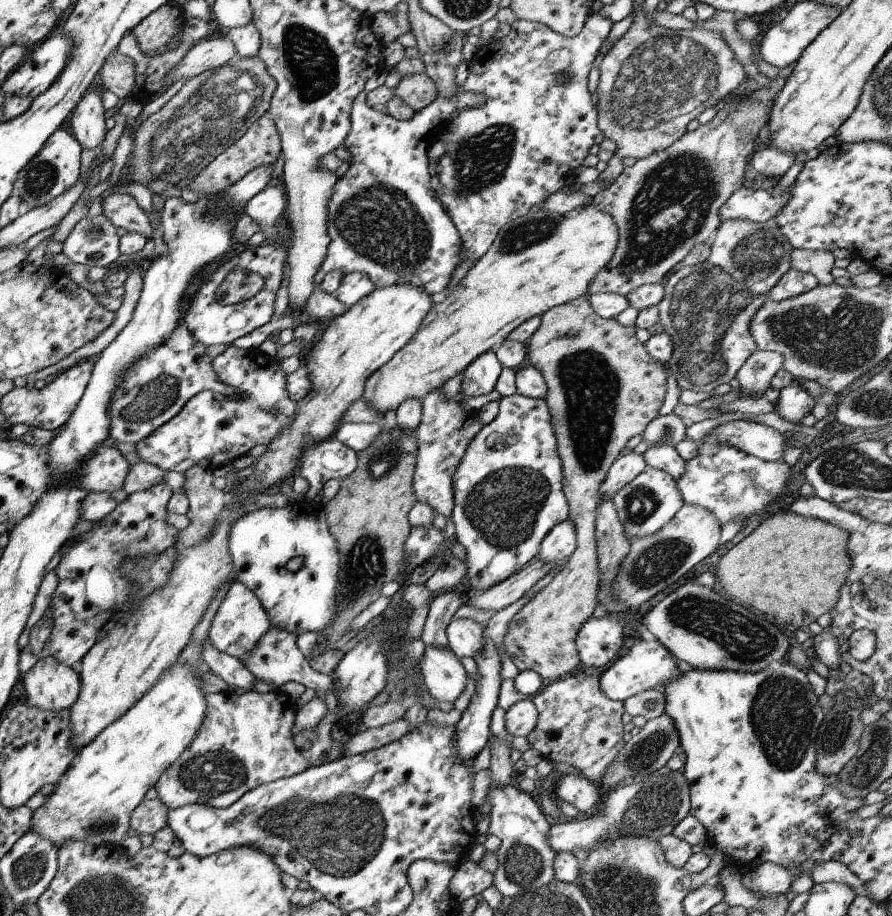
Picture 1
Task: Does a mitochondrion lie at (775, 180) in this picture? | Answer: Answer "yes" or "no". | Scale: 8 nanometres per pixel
no

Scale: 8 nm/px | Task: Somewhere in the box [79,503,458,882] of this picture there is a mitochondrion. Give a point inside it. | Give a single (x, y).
(340, 834)

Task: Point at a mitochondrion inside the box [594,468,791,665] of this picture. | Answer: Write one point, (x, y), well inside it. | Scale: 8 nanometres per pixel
(662, 560)

